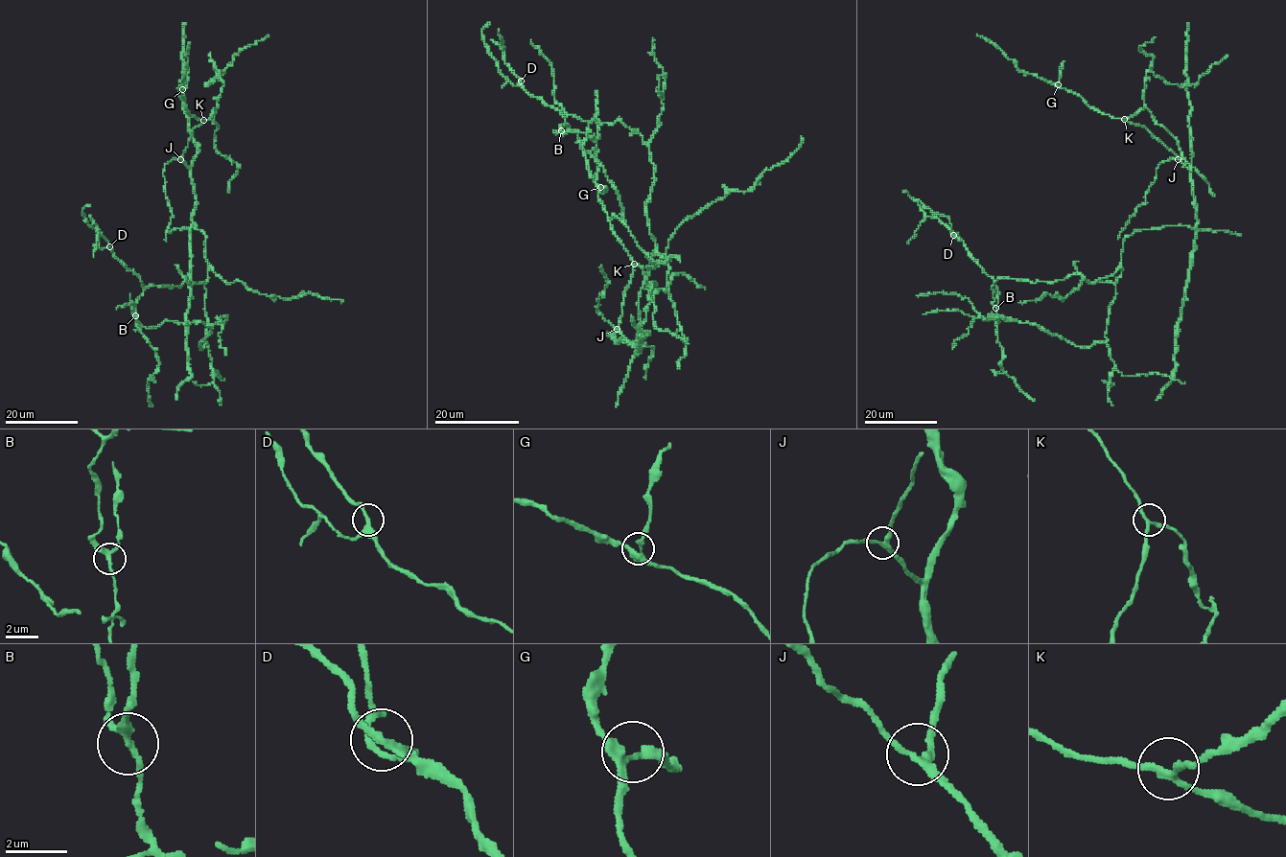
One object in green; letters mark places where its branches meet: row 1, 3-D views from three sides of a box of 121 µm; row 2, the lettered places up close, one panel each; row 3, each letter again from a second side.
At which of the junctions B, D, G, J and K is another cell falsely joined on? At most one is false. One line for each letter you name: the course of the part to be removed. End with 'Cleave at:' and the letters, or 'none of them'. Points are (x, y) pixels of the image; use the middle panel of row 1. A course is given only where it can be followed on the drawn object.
Cleave at: none of them

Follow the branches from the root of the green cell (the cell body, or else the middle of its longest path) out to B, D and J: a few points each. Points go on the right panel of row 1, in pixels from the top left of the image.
B: (1135, 230), (1123, 241), (1122, 274), (1114, 282), (1074, 274), (1053, 282), (997, 278), (992, 289), (995, 308)
D: (1135, 230), (1123, 241), (1122, 274), (1114, 282), (1090, 283), (1074, 274), (1053, 282), (993, 280), (953, 236)
J: (1135, 230), (1172, 225), (1196, 228), (1197, 209), (1190, 170), (1178, 159)

